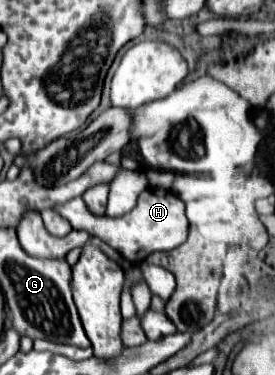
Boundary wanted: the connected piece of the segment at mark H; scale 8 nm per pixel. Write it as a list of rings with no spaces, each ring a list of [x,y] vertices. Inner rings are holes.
[[[155,187],[145,189],[137,199],[135,209],[121,217],[105,217],[105,215],[95,217],[89,213],[81,197],[71,199],[69,203],[57,205],[53,207],[53,211],[59,211],[63,217],[67,217],[73,227],[85,227],[87,233],[97,235],[101,241],[113,247],[129,263],[141,263],[145,261],[147,255],[155,251],[171,251],[179,247],[187,239],[187,227],[189,227],[183,201],[173,191],[155,189]]]

